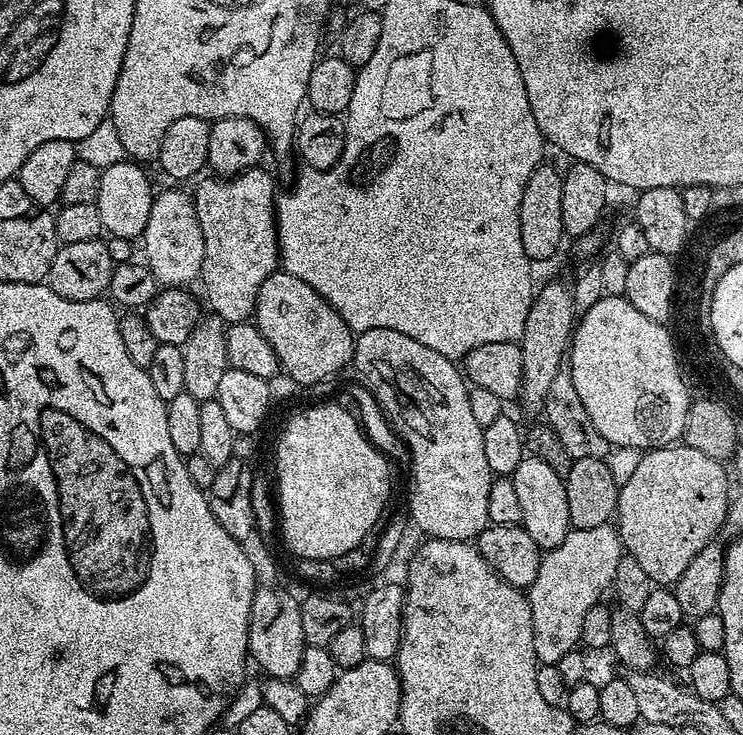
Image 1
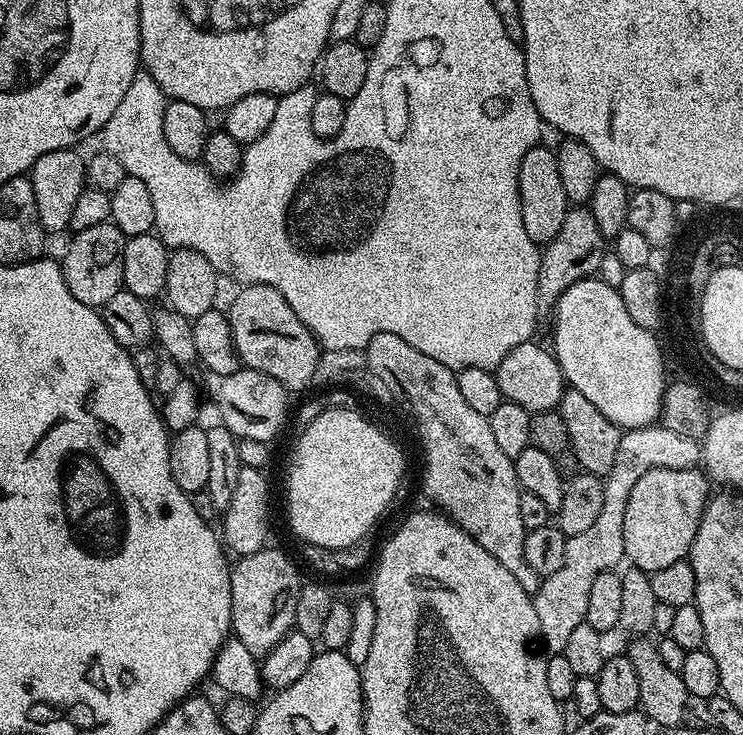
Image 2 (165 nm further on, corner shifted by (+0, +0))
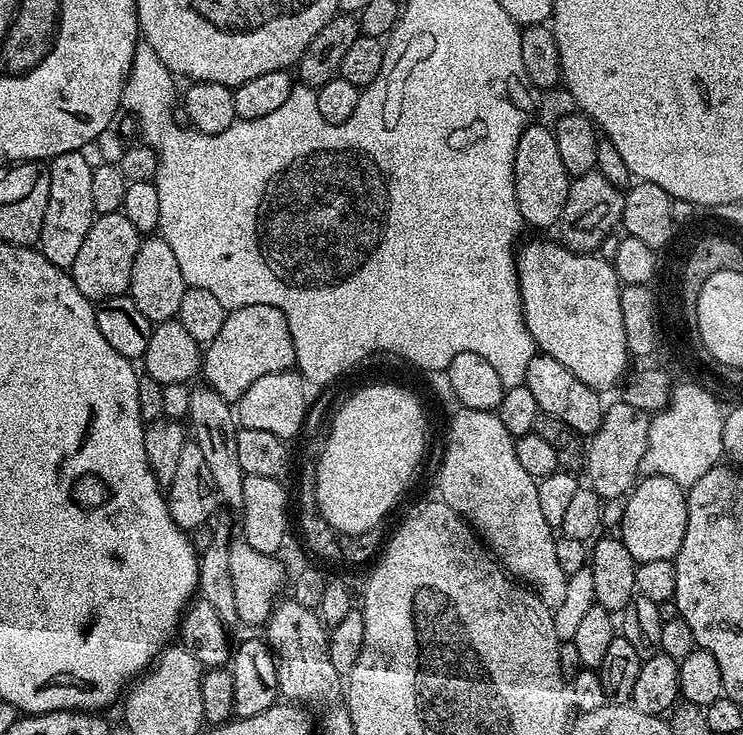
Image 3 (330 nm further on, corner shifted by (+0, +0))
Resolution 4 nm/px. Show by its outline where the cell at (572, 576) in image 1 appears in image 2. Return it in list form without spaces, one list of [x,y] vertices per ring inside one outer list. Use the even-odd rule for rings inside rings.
[[[662,426],[630,428],[621,435],[614,466],[610,466],[608,475],[603,477],[604,501],[598,519],[583,534],[567,537],[564,565],[554,570],[554,574],[543,577],[540,589],[532,596],[534,614],[538,614],[540,638],[549,653],[563,653],[572,631],[584,623],[590,586],[594,583],[594,578],[598,578],[600,572],[613,571],[617,567],[616,563],[625,559],[622,522],[630,490],[634,490],[634,482],[638,482],[642,474],[655,468],[696,468],[701,460],[702,448],[697,441],[682,434],[674,434],[674,430],[666,430]]]

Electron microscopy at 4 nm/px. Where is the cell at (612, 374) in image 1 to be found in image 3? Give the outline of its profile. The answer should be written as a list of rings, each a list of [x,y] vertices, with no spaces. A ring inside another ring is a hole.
[[[553,240],[521,243],[516,253],[526,326],[537,349],[562,362],[574,378],[597,390],[612,388],[616,383],[617,387],[625,379],[630,361],[626,329],[622,326],[622,285],[618,274],[611,260],[604,260],[599,254],[571,252]]]

